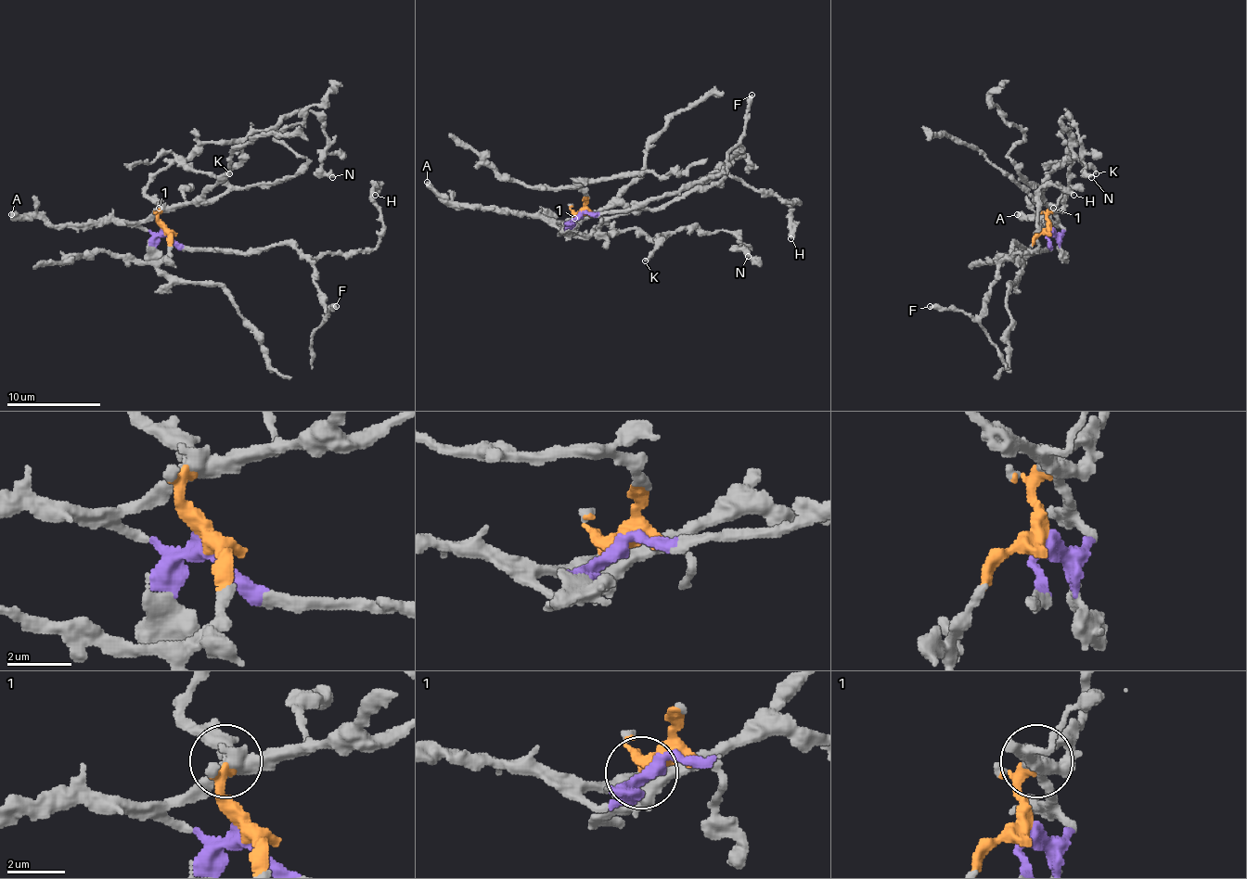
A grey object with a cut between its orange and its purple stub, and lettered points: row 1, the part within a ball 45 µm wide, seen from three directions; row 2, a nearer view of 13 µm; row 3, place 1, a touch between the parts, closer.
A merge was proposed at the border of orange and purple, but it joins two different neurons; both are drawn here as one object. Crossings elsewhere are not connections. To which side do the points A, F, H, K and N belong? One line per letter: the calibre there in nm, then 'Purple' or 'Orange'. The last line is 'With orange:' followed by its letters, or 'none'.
A: Thickness 500 nm. Purple
F: Thickness 400 nm. Purple
H: Thickness 420 nm. Purple
K: Thickness 240 nm. Orange
N: Thickness 480 nm. Orange
With orange: K, N

